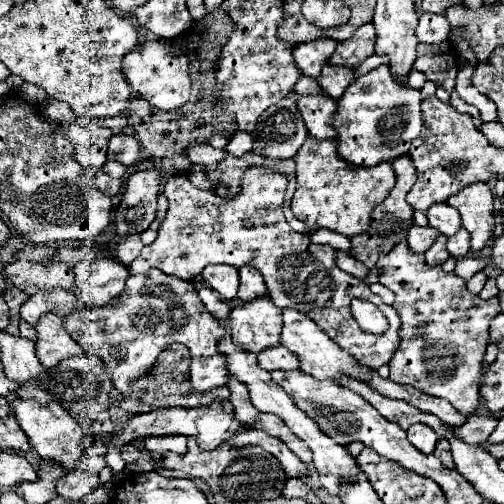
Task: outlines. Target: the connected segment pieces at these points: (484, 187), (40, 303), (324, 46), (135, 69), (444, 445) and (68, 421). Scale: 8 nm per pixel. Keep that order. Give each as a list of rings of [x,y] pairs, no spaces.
[[[474,184],[452,198],[448,198],[448,204],[454,206],[462,216],[462,226],[472,236],[472,252],[480,252],[492,232],[494,232],[494,194],[488,184]]]
[[[54,288],[54,290],[38,292],[38,294],[30,296],[22,304],[20,316],[28,324],[36,324],[40,320],[40,316],[46,314],[46,312],[54,312],[58,316],[64,316],[64,314],[72,312],[76,306],[78,306],[78,296],[72,290]]]
[[[318,38],[318,40],[304,42],[304,44],[296,46],[296,50],[294,50],[296,66],[300,66],[302,74],[316,78],[320,74],[322,66],[328,62],[332,52],[336,50],[336,46],[338,46],[338,42],[334,42],[332,38]]]
[[[162,40],[144,42],[144,44],[140,44],[140,48],[130,50],[124,56],[122,72],[124,72],[126,80],[130,82],[132,90],[160,110],[176,110],[188,102],[188,96],[190,96],[188,58],[166,54]]]
[[[440,438],[440,440],[438,440],[434,454],[436,454],[448,468],[454,468],[454,460],[452,460],[452,454],[450,454],[450,442],[448,442],[446,438]]]
[[[20,398],[14,402],[14,416],[42,460],[56,460],[56,464],[60,464],[68,472],[76,468],[78,458],[84,454],[86,434],[80,428],[78,420],[74,420],[58,402],[52,402],[48,406],[40,406],[36,400],[22,400]]]

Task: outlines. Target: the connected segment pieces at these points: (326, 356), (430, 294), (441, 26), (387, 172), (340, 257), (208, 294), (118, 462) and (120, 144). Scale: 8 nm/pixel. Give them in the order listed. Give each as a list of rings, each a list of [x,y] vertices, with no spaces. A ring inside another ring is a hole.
[[[282,308],[282,320],[284,320],[284,326],[282,326],[282,334],[280,334],[280,344],[300,356],[300,370],[302,372],[312,374],[314,378],[320,378],[320,380],[324,380],[324,378],[334,380],[336,374],[342,372],[342,374],[354,376],[356,380],[368,382],[368,368],[354,362],[354,358],[348,352],[344,352],[336,342],[332,342],[324,334],[324,330],[320,330],[320,326],[316,326],[316,322],[312,318],[308,318],[306,314],[302,314],[298,310]]]
[[[406,242],[396,244],[384,258],[380,258],[378,266],[382,268],[380,284],[388,286],[394,294],[394,308],[402,320],[400,326],[400,348],[396,350],[390,366],[390,378],[400,384],[410,384],[416,390],[448,400],[462,416],[472,416],[480,410],[480,384],[482,384],[482,362],[488,346],[488,328],[490,322],[500,312],[500,298],[482,300],[468,292],[466,282],[458,278],[454,272],[444,272],[442,266],[428,266],[422,254],[414,254],[408,250]]]
[[[424,12],[420,16],[416,36],[424,44],[442,44],[448,40],[450,30],[448,30],[448,20],[442,18],[442,14],[432,14]]]
[[[308,136],[294,160],[298,188],[292,198],[292,214],[306,222],[308,232],[330,228],[344,236],[362,234],[368,228],[372,208],[380,204],[396,184],[390,162],[380,162],[372,168],[352,166],[338,156],[336,140],[314,140]]]
[[[338,252],[338,254],[336,254],[336,264],[338,264],[344,272],[348,272],[348,274],[364,280],[364,282],[366,282],[366,278],[368,278],[368,274],[370,274],[370,268],[366,268],[360,260],[356,260],[356,258],[352,258],[350,254],[344,254],[344,252]]]
[[[196,282],[194,286],[196,286],[196,290],[198,290],[198,294],[200,294],[202,302],[204,302],[204,306],[208,308],[208,312],[210,312],[210,314],[214,314],[214,318],[218,318],[218,314],[224,314],[224,318],[226,318],[226,316],[230,316],[230,312],[232,312],[230,302],[220,300],[220,298],[218,298],[218,294],[216,294],[214,290],[210,290],[210,288],[206,288],[206,286],[198,284],[198,282]]]
[[[110,448],[110,450],[108,450],[108,454],[106,454],[106,462],[108,462],[108,466],[112,468],[114,474],[120,472],[120,470],[126,466],[126,462],[122,460],[122,452],[118,452],[118,448]]]
[[[112,134],[108,144],[108,158],[118,160],[124,166],[136,166],[142,160],[138,140],[130,134]]]

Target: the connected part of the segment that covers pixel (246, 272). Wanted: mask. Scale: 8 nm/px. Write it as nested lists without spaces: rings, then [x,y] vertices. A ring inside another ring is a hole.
[[[242,266],[240,270],[240,288],[238,298],[244,302],[252,302],[254,298],[260,298],[266,294],[266,286],[262,280],[262,274],[252,266]]]

